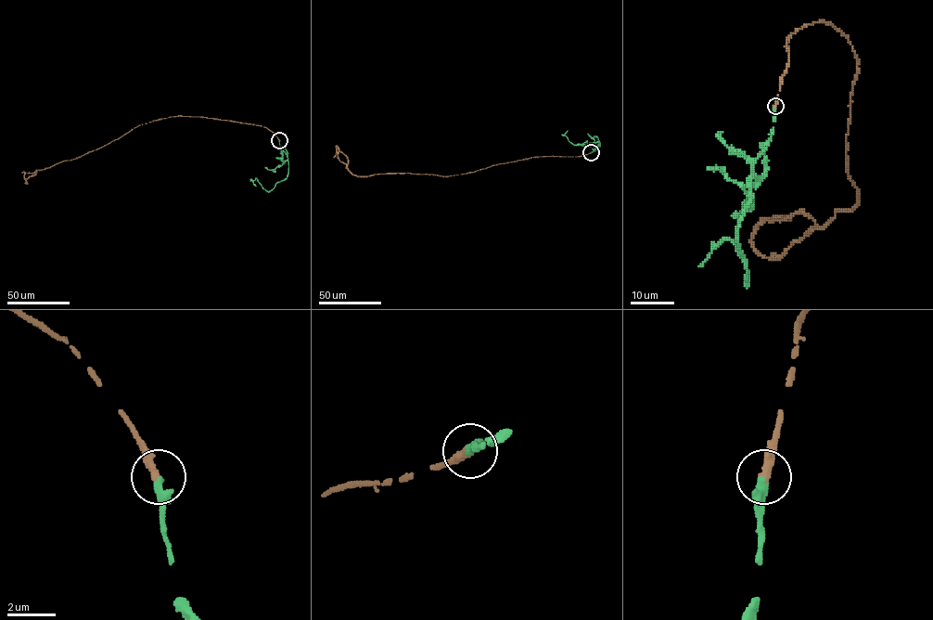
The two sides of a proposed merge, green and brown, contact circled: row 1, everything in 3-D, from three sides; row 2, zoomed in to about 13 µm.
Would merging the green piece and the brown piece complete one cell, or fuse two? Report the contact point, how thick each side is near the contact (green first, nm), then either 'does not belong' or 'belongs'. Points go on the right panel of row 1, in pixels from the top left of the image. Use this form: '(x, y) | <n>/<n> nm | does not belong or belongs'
(775, 106) | 400/360 nm | belongs

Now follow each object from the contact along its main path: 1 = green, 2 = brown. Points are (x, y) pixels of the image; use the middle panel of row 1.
1: (591, 152), (600, 146), (599, 142), (574, 145), (564, 135), (568, 131)
2: (591, 152), (578, 156), (531, 157), (446, 176), (407, 173), (356, 176), (338, 159), (336, 146), (334, 157)

